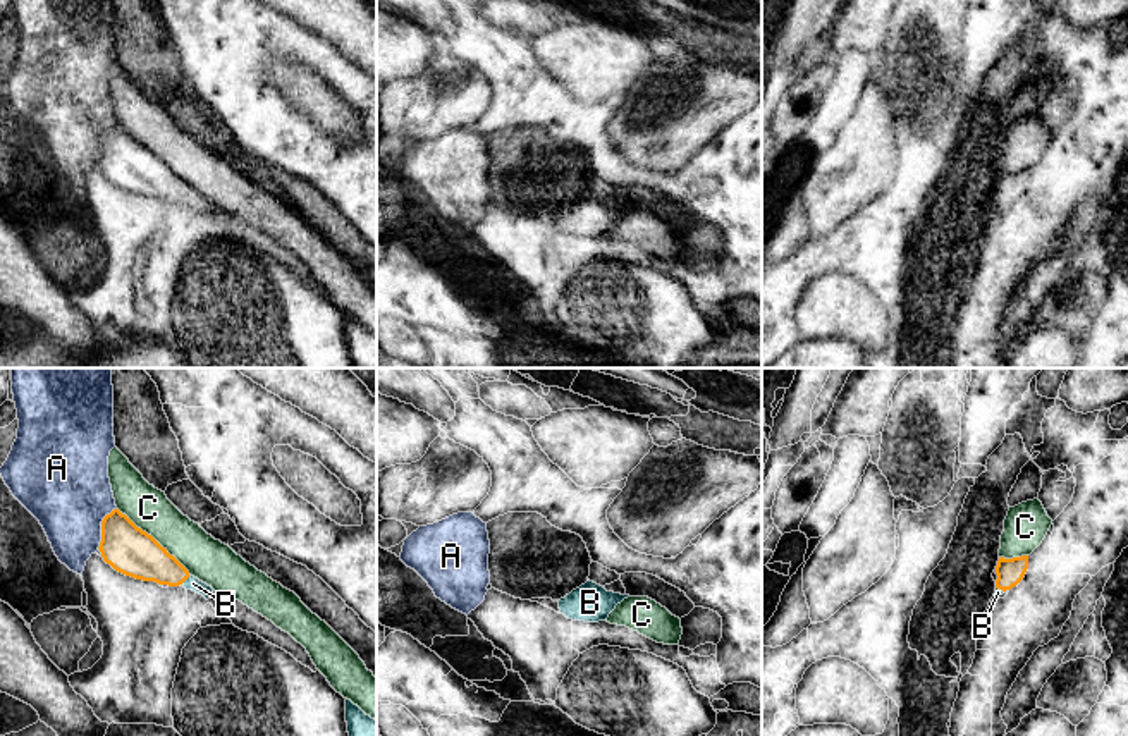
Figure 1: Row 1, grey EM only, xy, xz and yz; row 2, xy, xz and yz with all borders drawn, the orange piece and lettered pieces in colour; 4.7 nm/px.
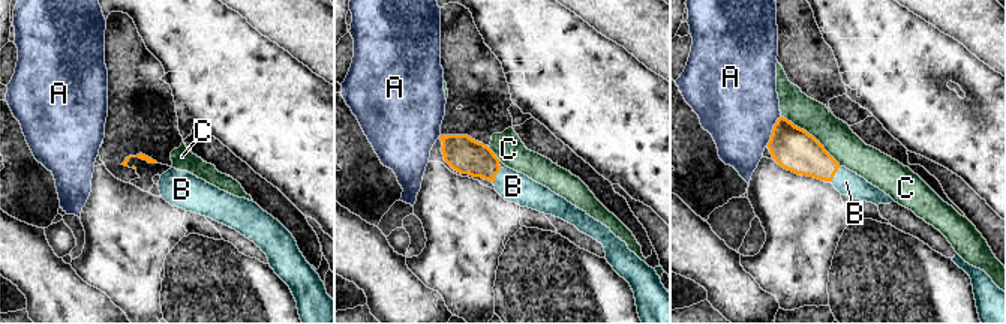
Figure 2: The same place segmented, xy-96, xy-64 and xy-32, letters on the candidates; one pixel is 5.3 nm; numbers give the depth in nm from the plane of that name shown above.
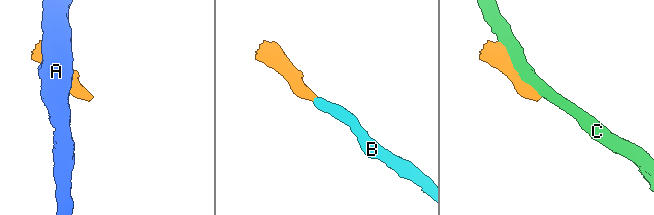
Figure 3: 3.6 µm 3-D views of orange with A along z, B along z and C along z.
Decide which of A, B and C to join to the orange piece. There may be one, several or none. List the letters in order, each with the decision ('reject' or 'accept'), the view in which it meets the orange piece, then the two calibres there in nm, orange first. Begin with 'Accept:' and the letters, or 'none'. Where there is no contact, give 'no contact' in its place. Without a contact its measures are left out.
Accept: B
A: reject; meets orange in xy; 220 nm thick on the orange side, 400 nm on the other
B: accept; meets orange in xy; 220 nm thick on the orange side, 70 nm on the other
C: reject; meets orange in xy; 220 nm thick on the orange side, 200 nm on the other

